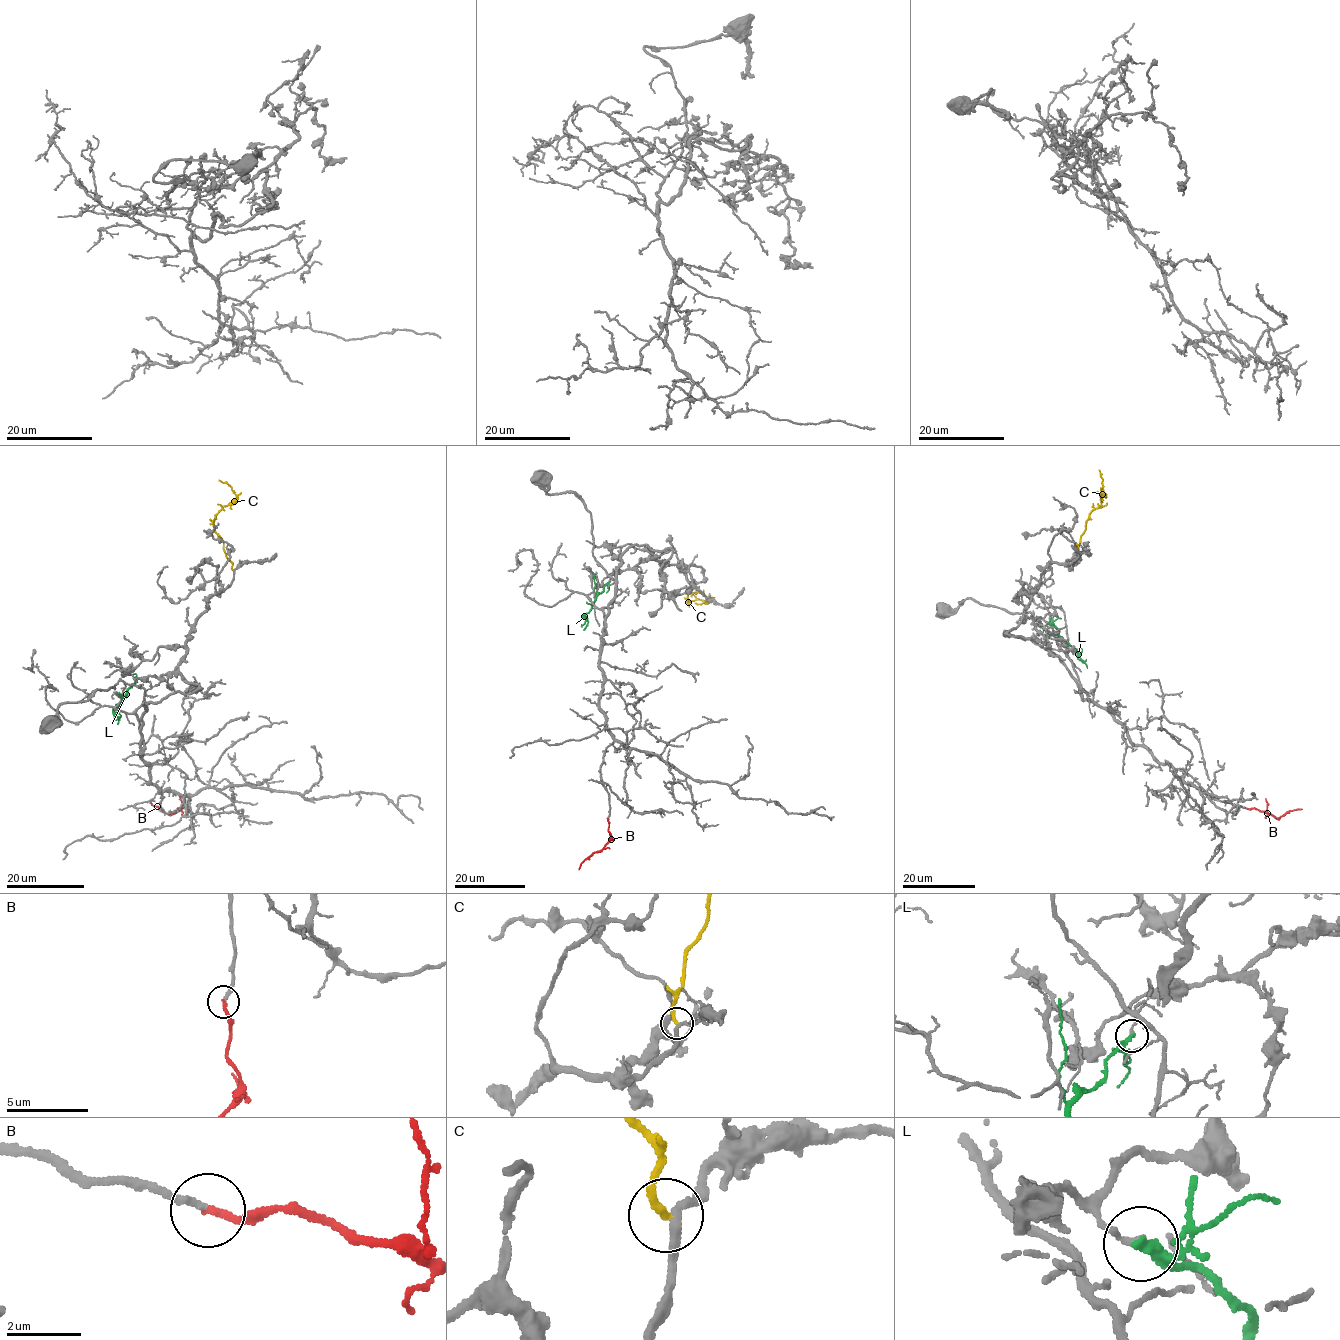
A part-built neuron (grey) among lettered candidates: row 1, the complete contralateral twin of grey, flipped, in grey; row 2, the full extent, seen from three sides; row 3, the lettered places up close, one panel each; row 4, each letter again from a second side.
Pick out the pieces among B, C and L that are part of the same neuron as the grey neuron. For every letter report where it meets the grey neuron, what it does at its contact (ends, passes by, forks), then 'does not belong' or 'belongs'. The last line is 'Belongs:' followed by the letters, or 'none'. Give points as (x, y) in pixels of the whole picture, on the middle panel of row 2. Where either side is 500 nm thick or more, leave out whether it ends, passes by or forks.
B: (607, 818) | it ends | belongs
C: (703, 594) | it ends | does not belong
L: (609, 581) | it passes by | does not belong
Belongs: B

